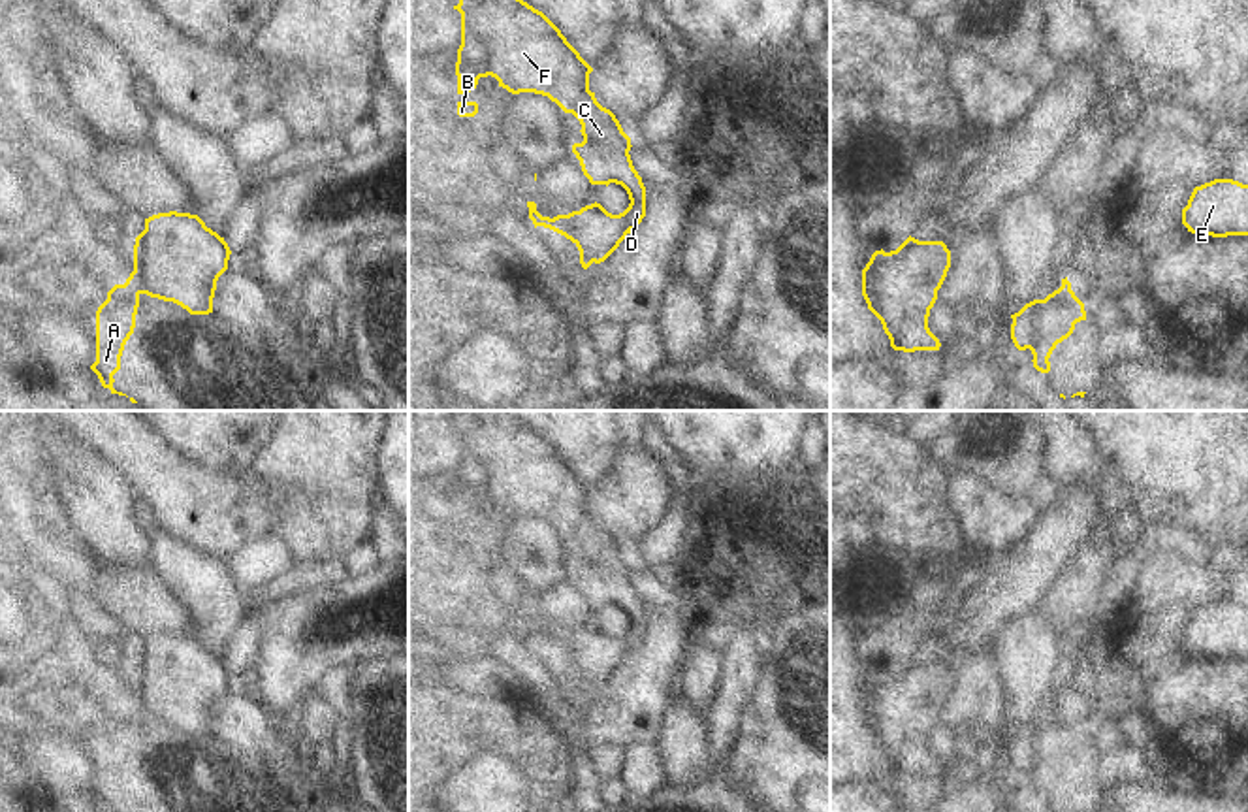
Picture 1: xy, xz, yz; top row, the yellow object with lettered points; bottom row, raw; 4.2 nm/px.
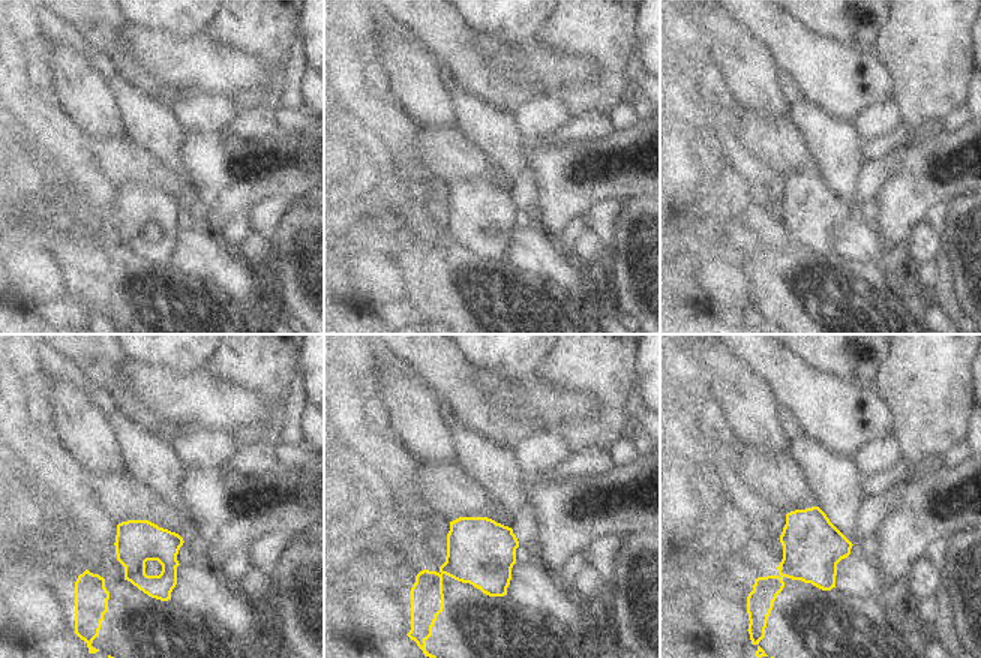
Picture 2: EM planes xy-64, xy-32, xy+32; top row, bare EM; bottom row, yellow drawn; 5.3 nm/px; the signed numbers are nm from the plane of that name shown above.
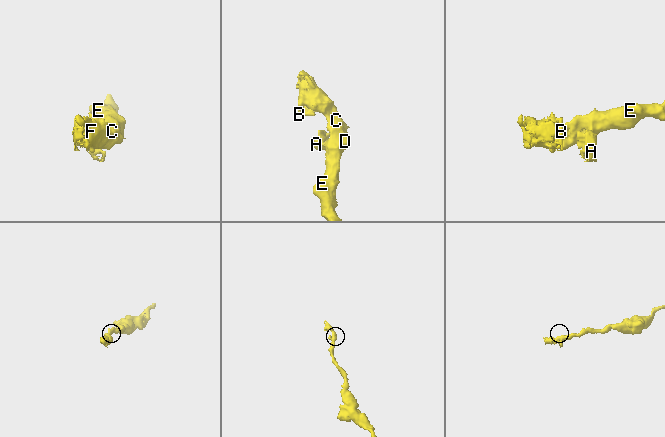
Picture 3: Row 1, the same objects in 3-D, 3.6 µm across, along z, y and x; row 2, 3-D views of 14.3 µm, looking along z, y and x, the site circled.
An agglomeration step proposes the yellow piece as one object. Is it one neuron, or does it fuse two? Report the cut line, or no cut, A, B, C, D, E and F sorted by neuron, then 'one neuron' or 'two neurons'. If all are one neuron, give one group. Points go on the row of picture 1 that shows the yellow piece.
cut in xy along (125, 283), (140, 292); A / B C D E F; two neurons

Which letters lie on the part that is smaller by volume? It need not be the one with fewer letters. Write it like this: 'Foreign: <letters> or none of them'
Foreign: A

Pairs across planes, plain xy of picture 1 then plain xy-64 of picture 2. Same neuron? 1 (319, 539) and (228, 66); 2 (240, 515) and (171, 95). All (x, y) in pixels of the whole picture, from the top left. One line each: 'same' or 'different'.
1: different
2: same

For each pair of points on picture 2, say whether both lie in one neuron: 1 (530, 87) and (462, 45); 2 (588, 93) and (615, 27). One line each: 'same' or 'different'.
1: same
2: same

